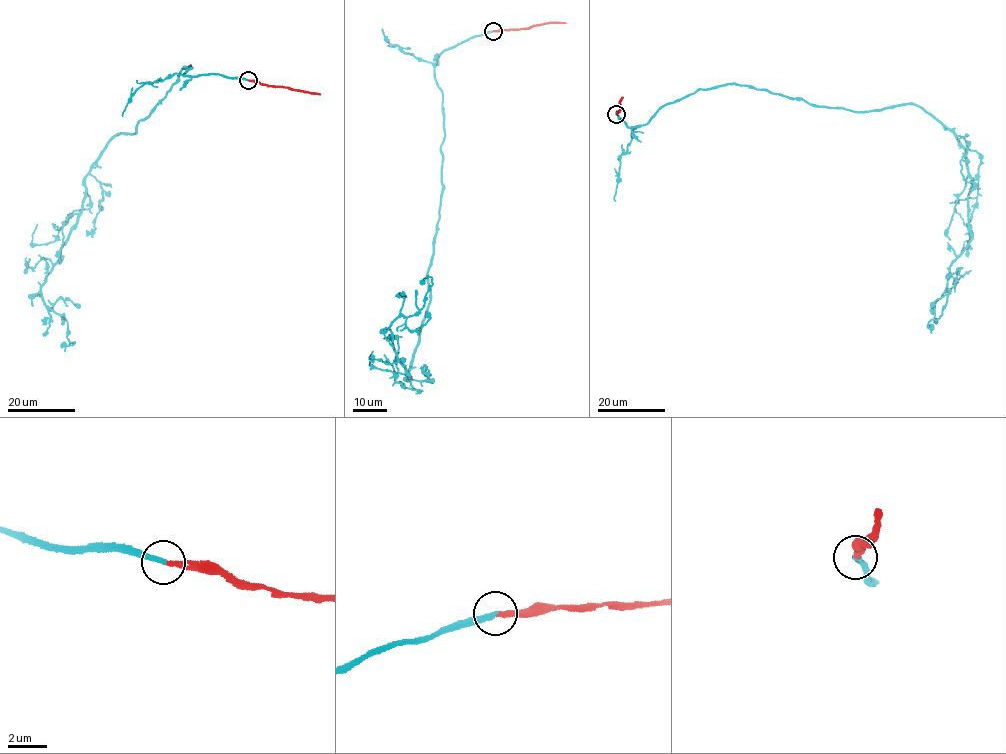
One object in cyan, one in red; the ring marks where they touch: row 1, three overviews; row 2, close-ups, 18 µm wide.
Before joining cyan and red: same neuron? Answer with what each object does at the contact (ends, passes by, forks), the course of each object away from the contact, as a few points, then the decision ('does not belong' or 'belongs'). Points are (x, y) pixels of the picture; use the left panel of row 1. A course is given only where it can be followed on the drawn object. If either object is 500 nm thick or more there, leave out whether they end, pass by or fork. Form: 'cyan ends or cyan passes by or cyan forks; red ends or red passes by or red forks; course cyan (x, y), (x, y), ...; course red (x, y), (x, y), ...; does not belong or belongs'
cyan ends; red ends; course cyan (248, 80), (182, 68), (134, 134), (118, 134), (95, 161), (41, 288), (67, 323), (74, 343), (61, 345); course red (248, 80), (320, 95); belongs

